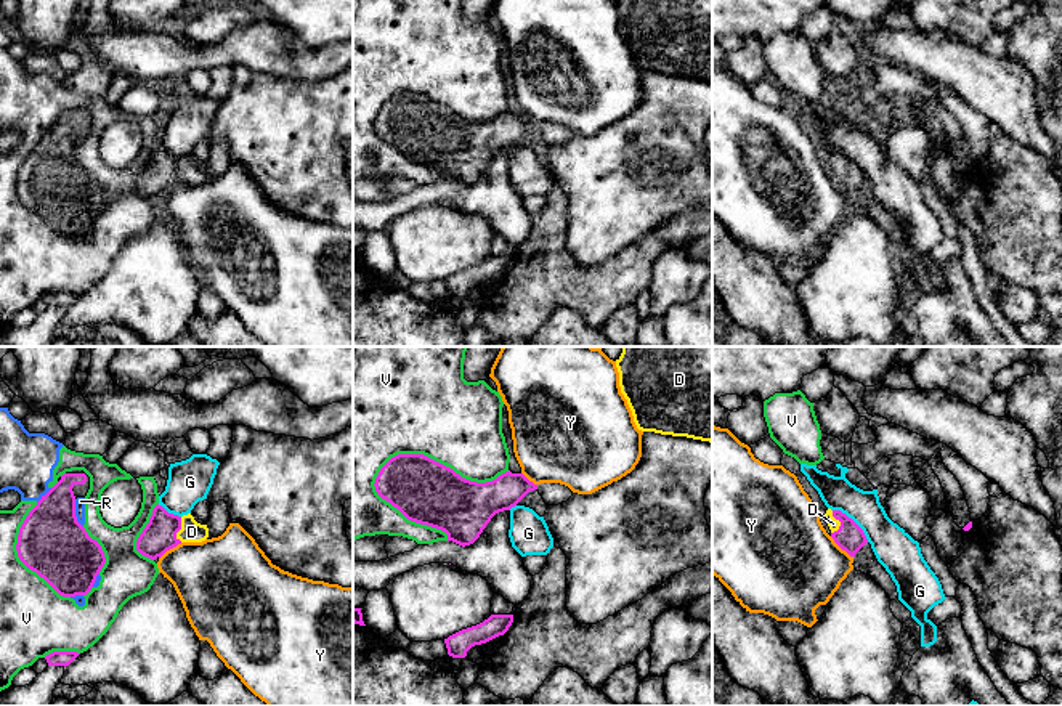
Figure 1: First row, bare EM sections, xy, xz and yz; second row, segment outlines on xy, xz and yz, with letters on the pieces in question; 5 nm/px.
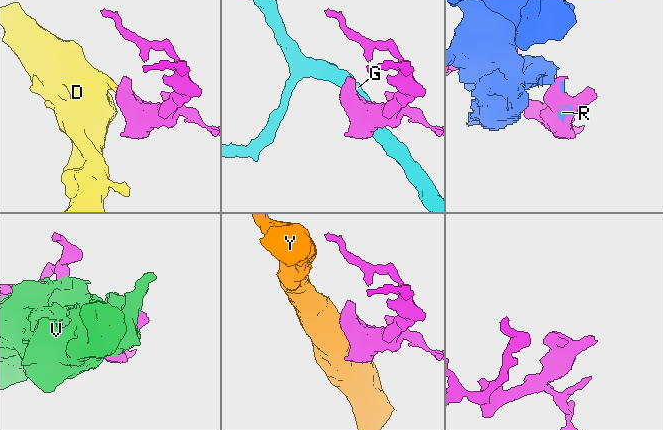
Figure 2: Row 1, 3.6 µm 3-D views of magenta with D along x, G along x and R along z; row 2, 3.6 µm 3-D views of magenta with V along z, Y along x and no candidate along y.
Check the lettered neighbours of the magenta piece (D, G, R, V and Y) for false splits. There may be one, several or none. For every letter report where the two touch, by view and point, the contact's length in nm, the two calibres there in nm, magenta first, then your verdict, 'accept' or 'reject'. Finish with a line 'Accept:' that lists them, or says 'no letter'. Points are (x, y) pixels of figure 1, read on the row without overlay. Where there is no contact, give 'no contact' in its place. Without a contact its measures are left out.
D: yz (839, 161) | 120 nm | 140/60 nm | accept
G: yz (854, 162) | 240 nm | 140/200 nm | reject
R: xy (74, 154) | 150 nm | 340/50 nm | reject
V: xz (437, 103) | 700 nm | 320/440 nm | reject
Y: yz (841, 188) | 160 nm | 140/460 nm | reject
Accept: D

